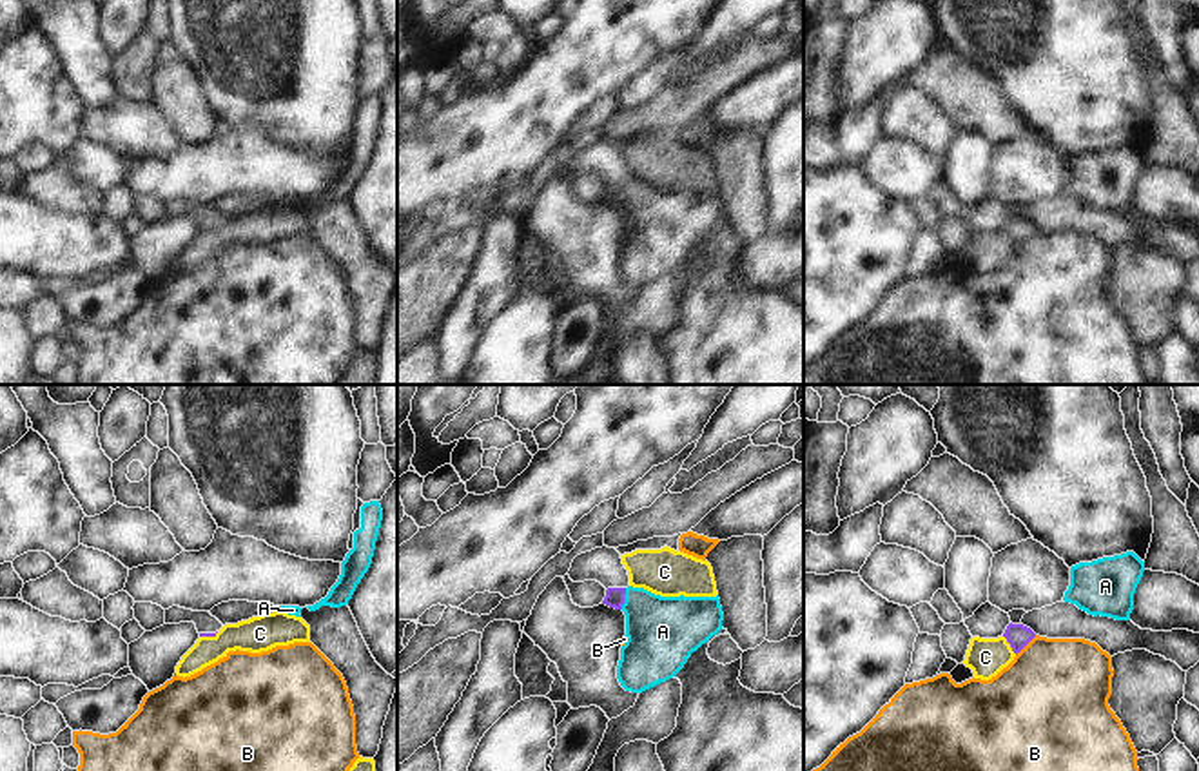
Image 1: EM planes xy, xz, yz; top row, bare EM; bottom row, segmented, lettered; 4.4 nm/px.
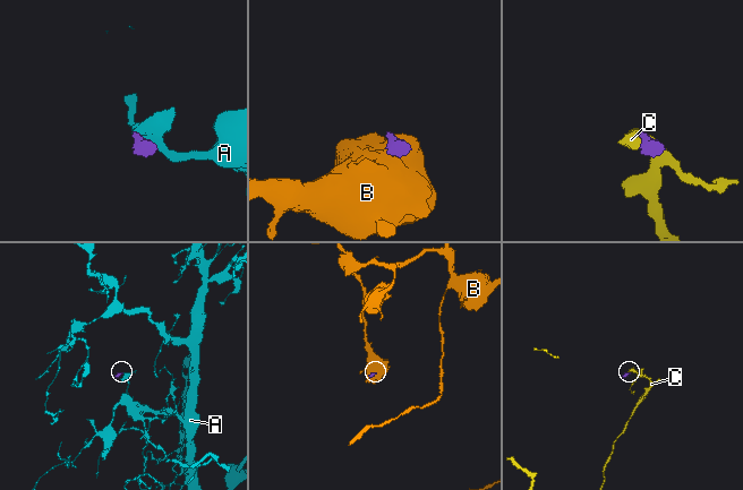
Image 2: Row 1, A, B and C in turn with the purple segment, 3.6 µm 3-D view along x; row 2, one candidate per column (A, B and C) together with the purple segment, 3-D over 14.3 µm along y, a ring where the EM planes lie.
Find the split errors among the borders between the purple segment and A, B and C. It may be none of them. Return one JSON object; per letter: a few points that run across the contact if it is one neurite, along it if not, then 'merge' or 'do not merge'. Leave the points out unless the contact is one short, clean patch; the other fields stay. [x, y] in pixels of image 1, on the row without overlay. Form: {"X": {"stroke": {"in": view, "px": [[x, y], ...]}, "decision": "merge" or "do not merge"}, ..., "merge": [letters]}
{"A": {"stroke": {"in": "xz", "px": [[614, 191], [624, 193], [662, 225]]}, "decision": "merge"}, "B": {"decision": "do not merge"}, "C": {"stroke": {"in": "yz", "px": [[1002, 229], [1016, 247]]}, "decision": "do not merge"}, "merge": ["A"]}

